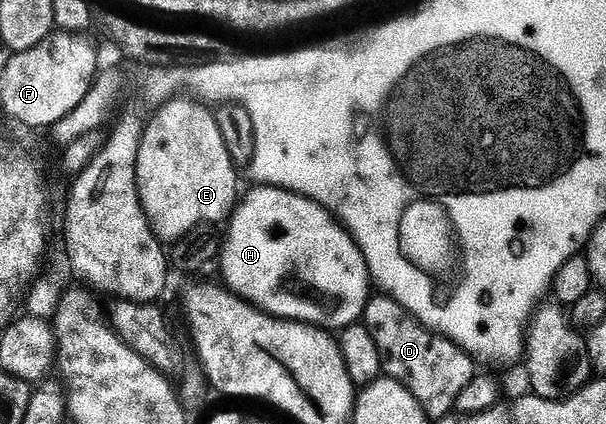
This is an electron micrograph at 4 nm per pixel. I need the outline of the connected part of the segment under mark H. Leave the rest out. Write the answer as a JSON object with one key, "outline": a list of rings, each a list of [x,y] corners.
{"outline":[[[258,184],[253,188],[255,190],[247,198],[245,195],[231,213],[228,219],[230,227],[226,230],[226,243],[223,241],[220,246],[220,262],[222,258],[222,274],[226,277],[224,279],[225,285],[238,297],[246,299],[250,305],[261,308],[273,317],[291,322],[304,322],[308,326],[316,326],[327,332],[341,331],[342,327],[350,326],[353,322],[359,321],[362,313],[366,311],[367,302],[372,297],[372,279],[364,256],[360,252],[360,248],[354,243],[353,238],[350,237],[349,230],[343,228],[330,211],[318,206],[302,194],[294,194],[291,190],[284,190],[280,186],[267,186],[265,184]]]}

